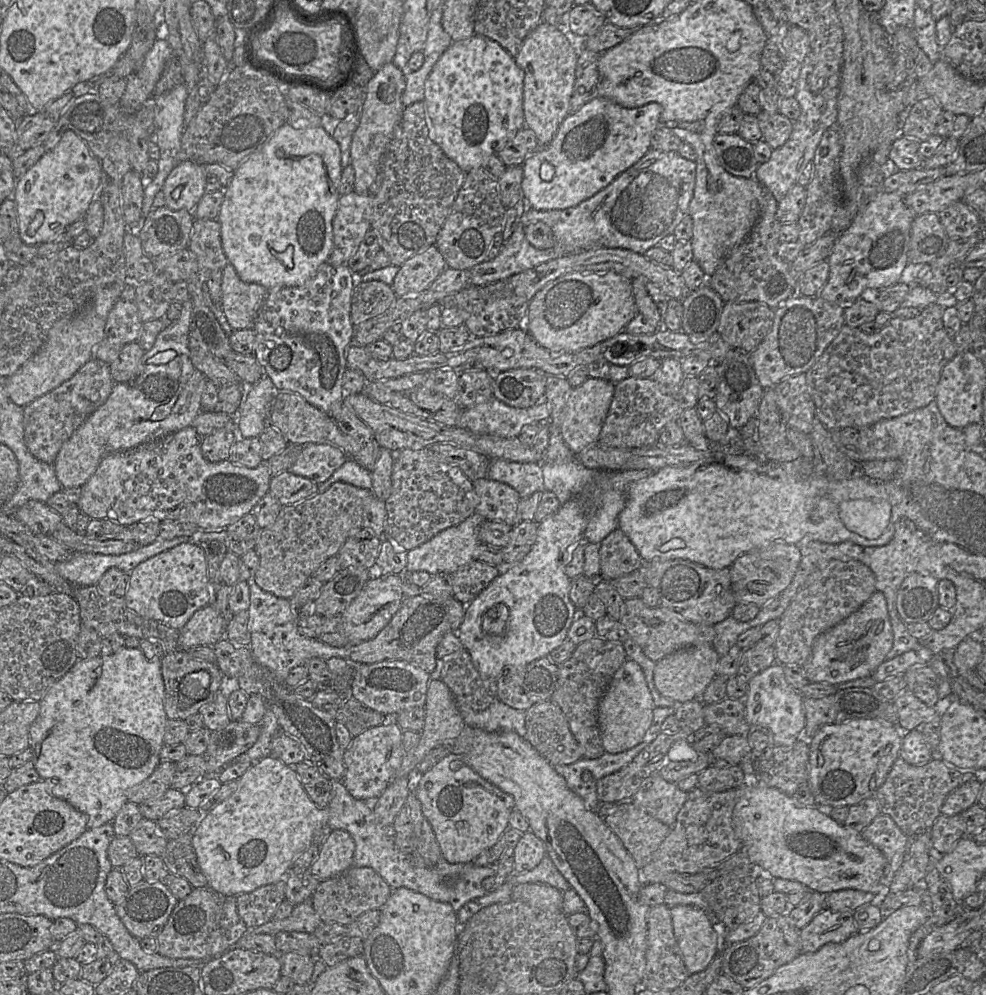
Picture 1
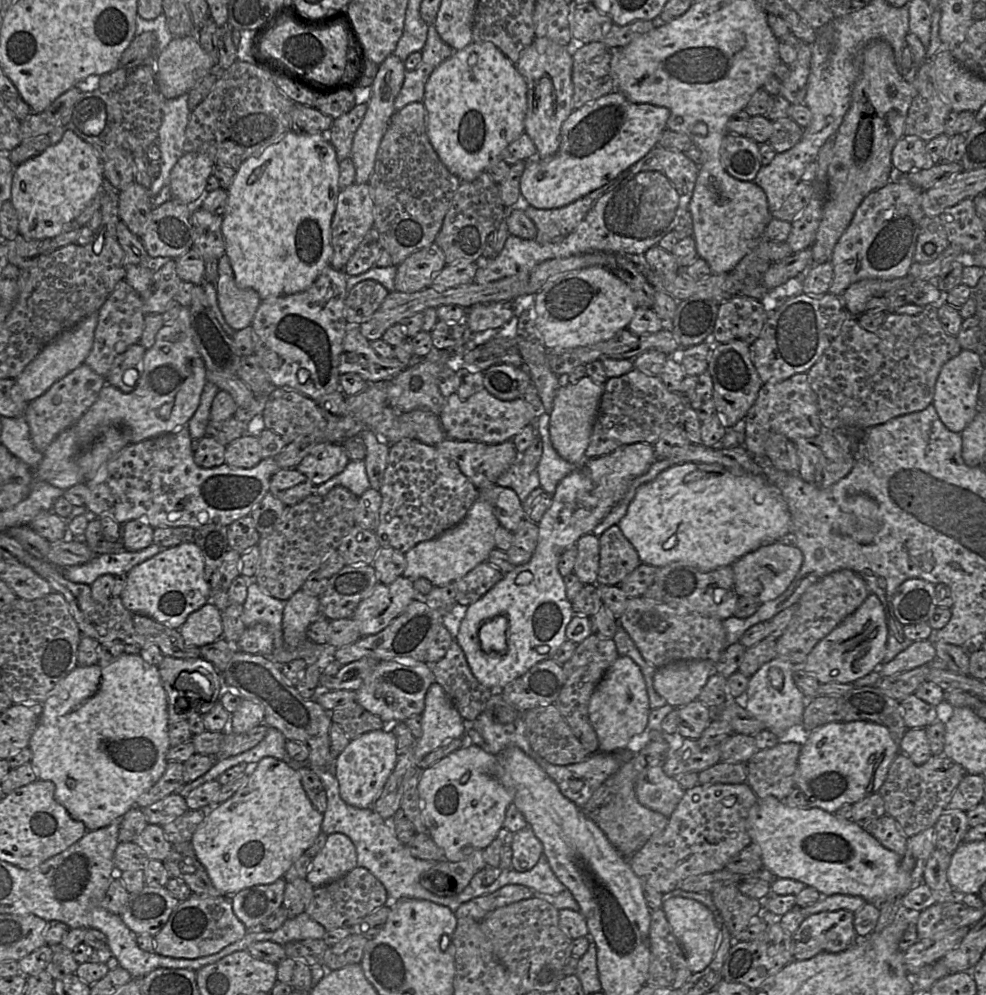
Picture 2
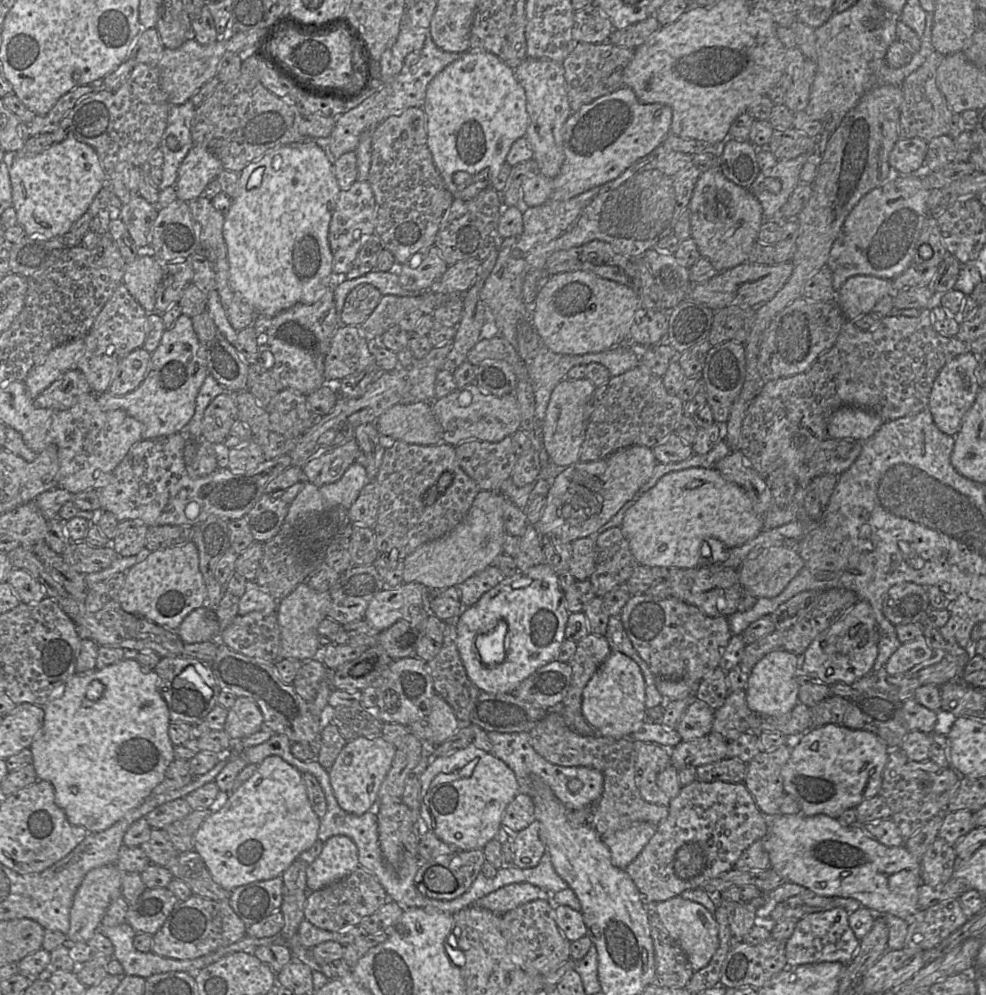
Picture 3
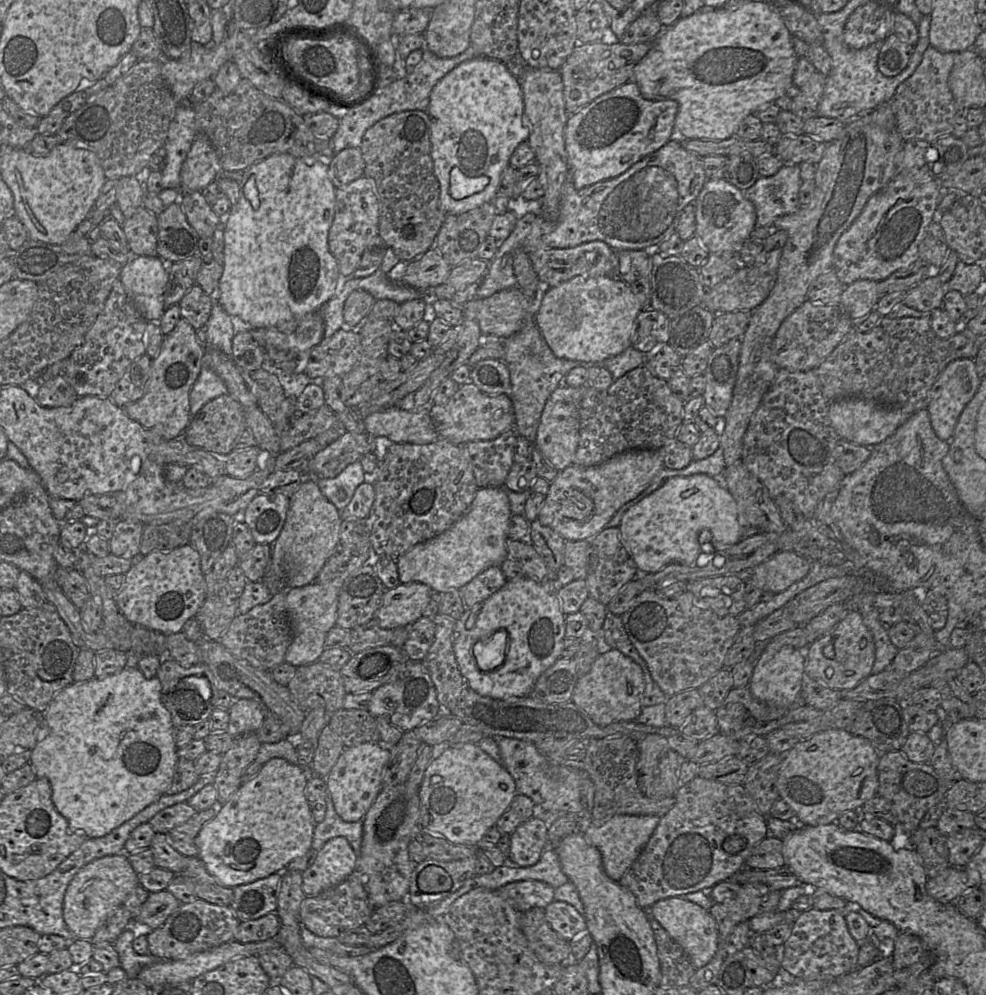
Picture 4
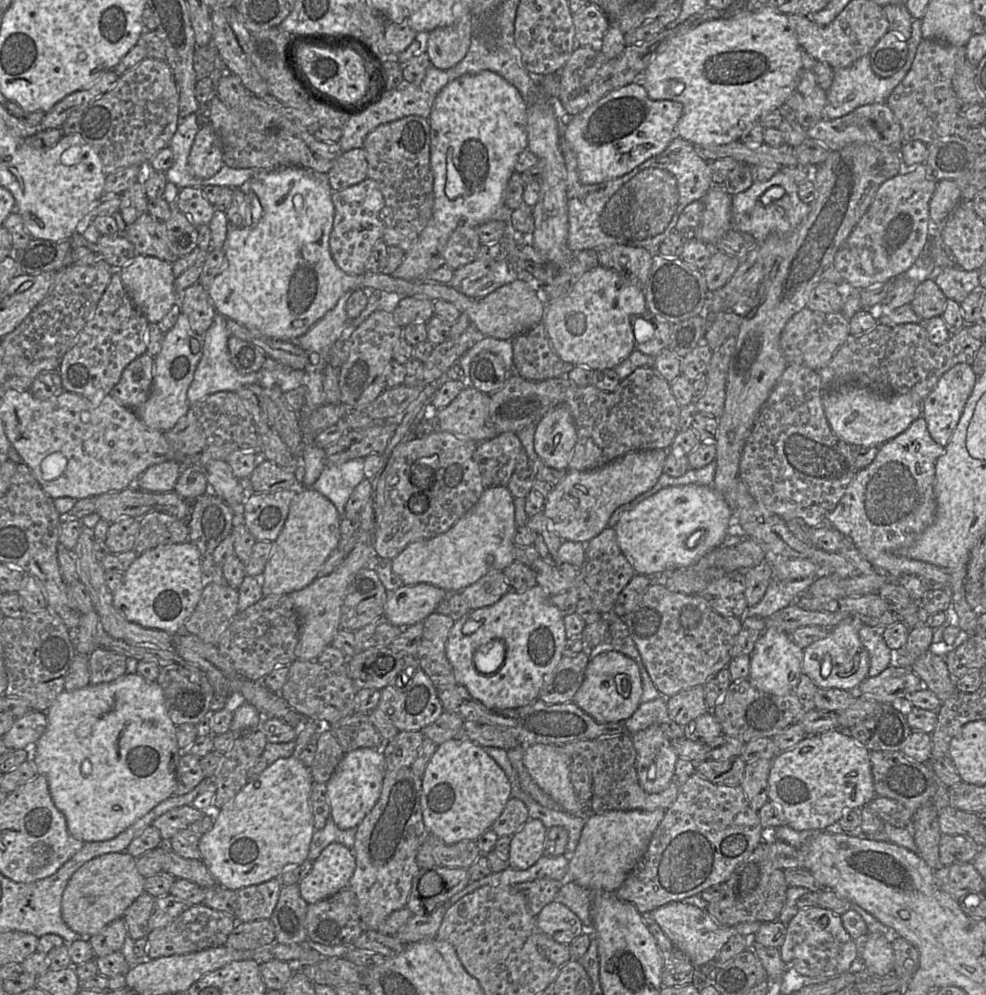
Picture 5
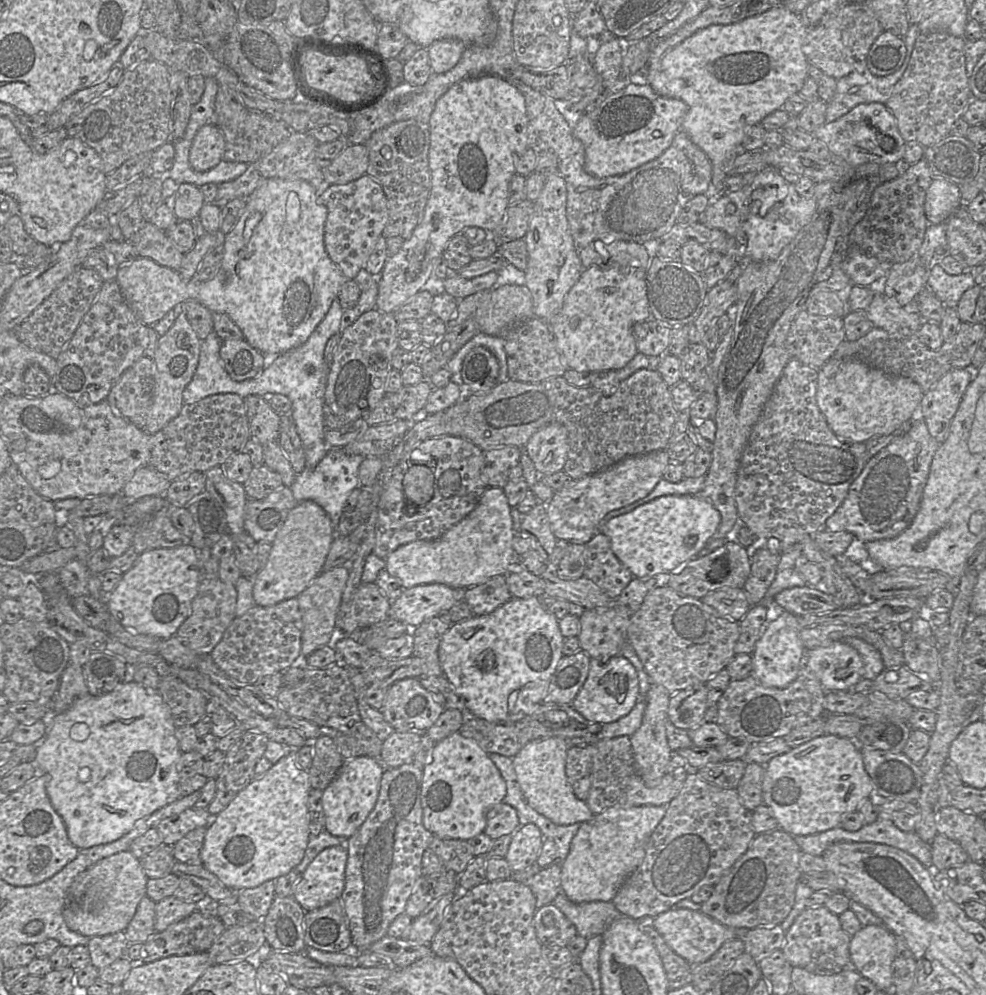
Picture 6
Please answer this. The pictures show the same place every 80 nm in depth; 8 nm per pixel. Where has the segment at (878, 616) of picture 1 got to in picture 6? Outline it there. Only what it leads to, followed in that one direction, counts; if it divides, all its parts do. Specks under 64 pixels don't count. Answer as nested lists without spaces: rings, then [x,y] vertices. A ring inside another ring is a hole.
[[[843,640],[807,650],[804,665],[813,672],[826,692],[847,691],[862,679],[862,658]]]

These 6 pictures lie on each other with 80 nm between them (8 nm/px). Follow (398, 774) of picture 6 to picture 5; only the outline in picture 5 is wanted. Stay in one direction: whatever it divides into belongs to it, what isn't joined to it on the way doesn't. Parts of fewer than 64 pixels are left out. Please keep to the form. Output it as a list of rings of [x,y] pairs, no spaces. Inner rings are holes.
[[[411,767],[386,772],[378,801],[357,826],[354,848],[351,850],[356,859],[356,867],[348,887],[356,895],[363,931],[377,931],[389,914],[407,904],[413,878],[419,870],[417,853],[430,834],[422,818],[421,793],[422,778],[415,775]]]

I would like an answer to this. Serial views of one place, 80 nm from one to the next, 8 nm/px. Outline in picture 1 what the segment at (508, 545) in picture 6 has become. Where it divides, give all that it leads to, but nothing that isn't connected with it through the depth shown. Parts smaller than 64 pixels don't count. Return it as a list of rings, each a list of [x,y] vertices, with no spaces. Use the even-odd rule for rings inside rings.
[[[474,512],[463,522],[441,531],[429,541],[408,551],[406,572],[426,571],[432,576],[454,574],[459,568],[474,560],[474,550],[480,544],[478,529],[485,520],[482,515]]]

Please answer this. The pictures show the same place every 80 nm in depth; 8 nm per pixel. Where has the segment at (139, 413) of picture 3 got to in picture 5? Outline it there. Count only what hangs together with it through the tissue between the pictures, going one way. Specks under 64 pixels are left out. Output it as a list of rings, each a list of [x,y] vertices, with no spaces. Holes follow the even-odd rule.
[[[180,313],[175,325],[164,333],[161,350],[154,357],[153,383],[148,399],[134,410],[142,422],[155,430],[166,432],[174,427],[188,409],[187,391],[202,357],[203,335],[193,331],[189,319]]]

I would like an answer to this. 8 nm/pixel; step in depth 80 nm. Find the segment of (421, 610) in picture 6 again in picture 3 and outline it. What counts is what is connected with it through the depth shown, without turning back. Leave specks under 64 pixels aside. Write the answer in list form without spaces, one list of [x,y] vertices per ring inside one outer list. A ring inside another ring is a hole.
[[[402,583],[398,587],[383,587],[370,601],[364,620],[378,631],[392,626],[410,613],[411,607],[422,607],[422,584]]]

